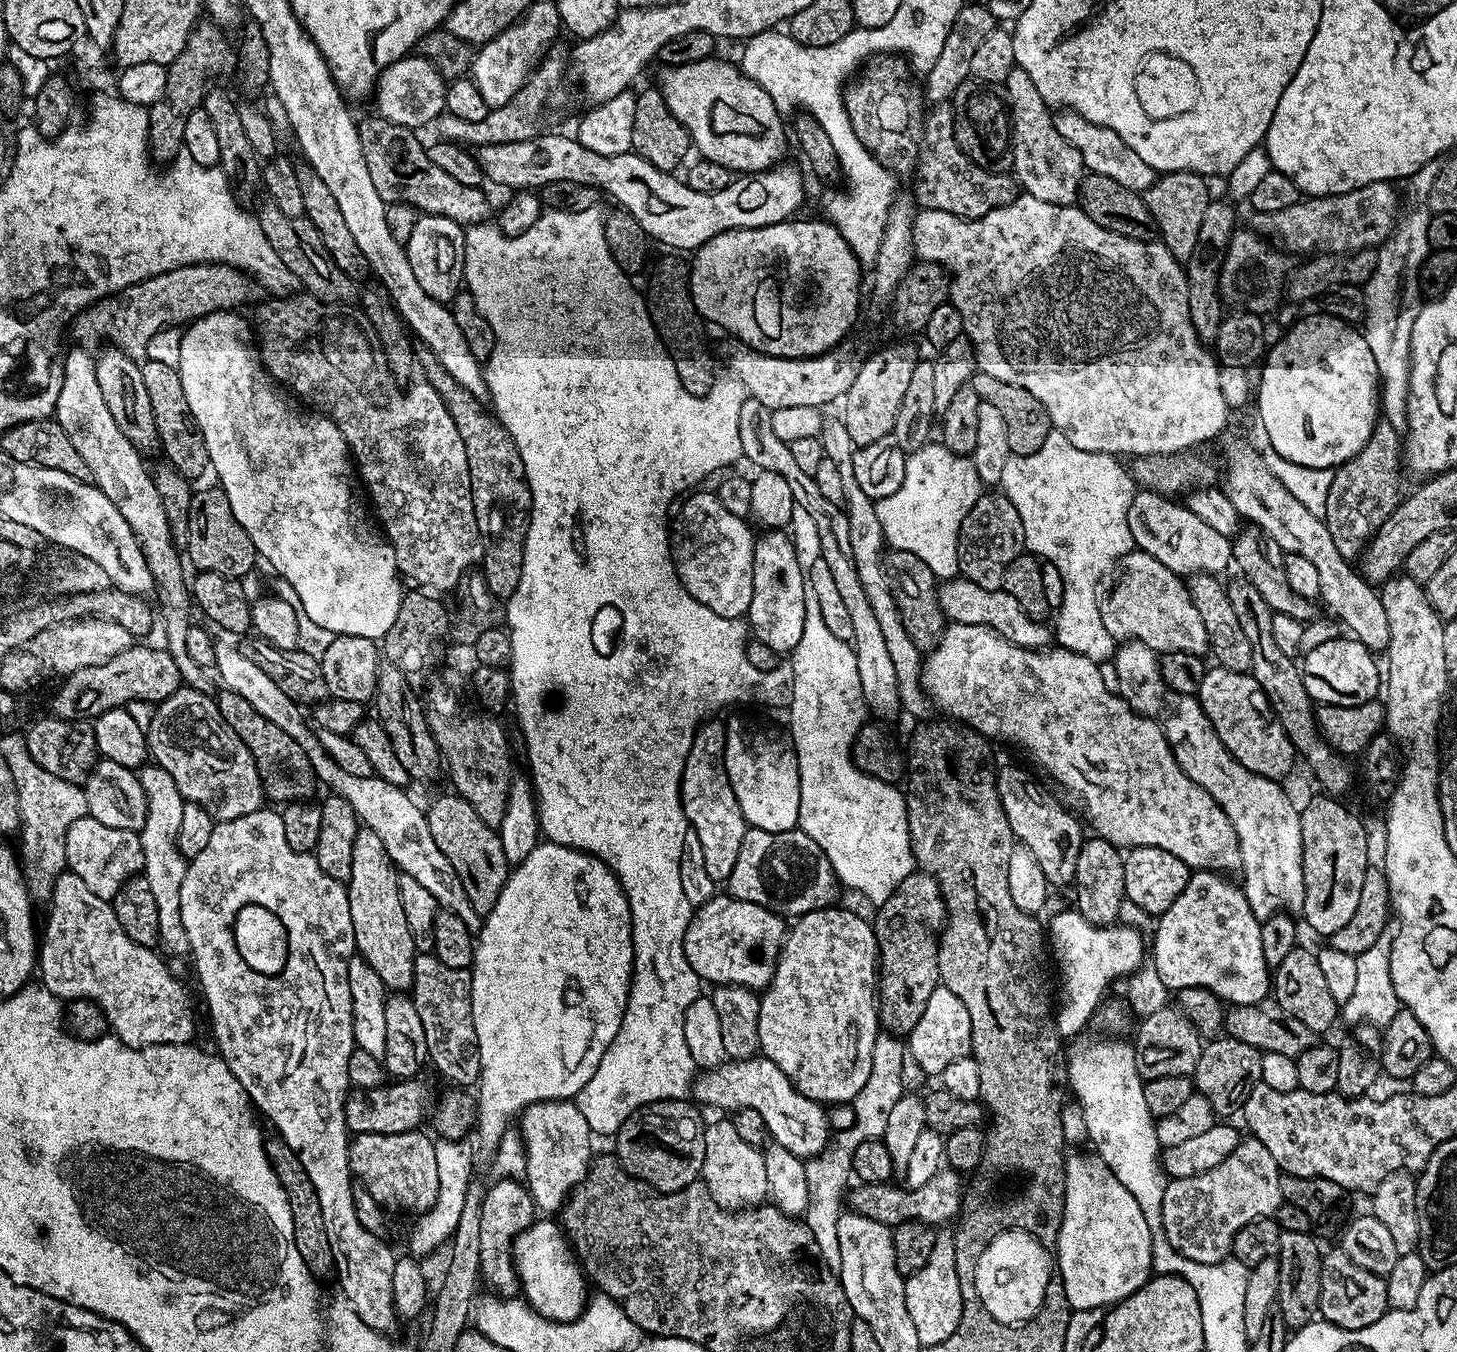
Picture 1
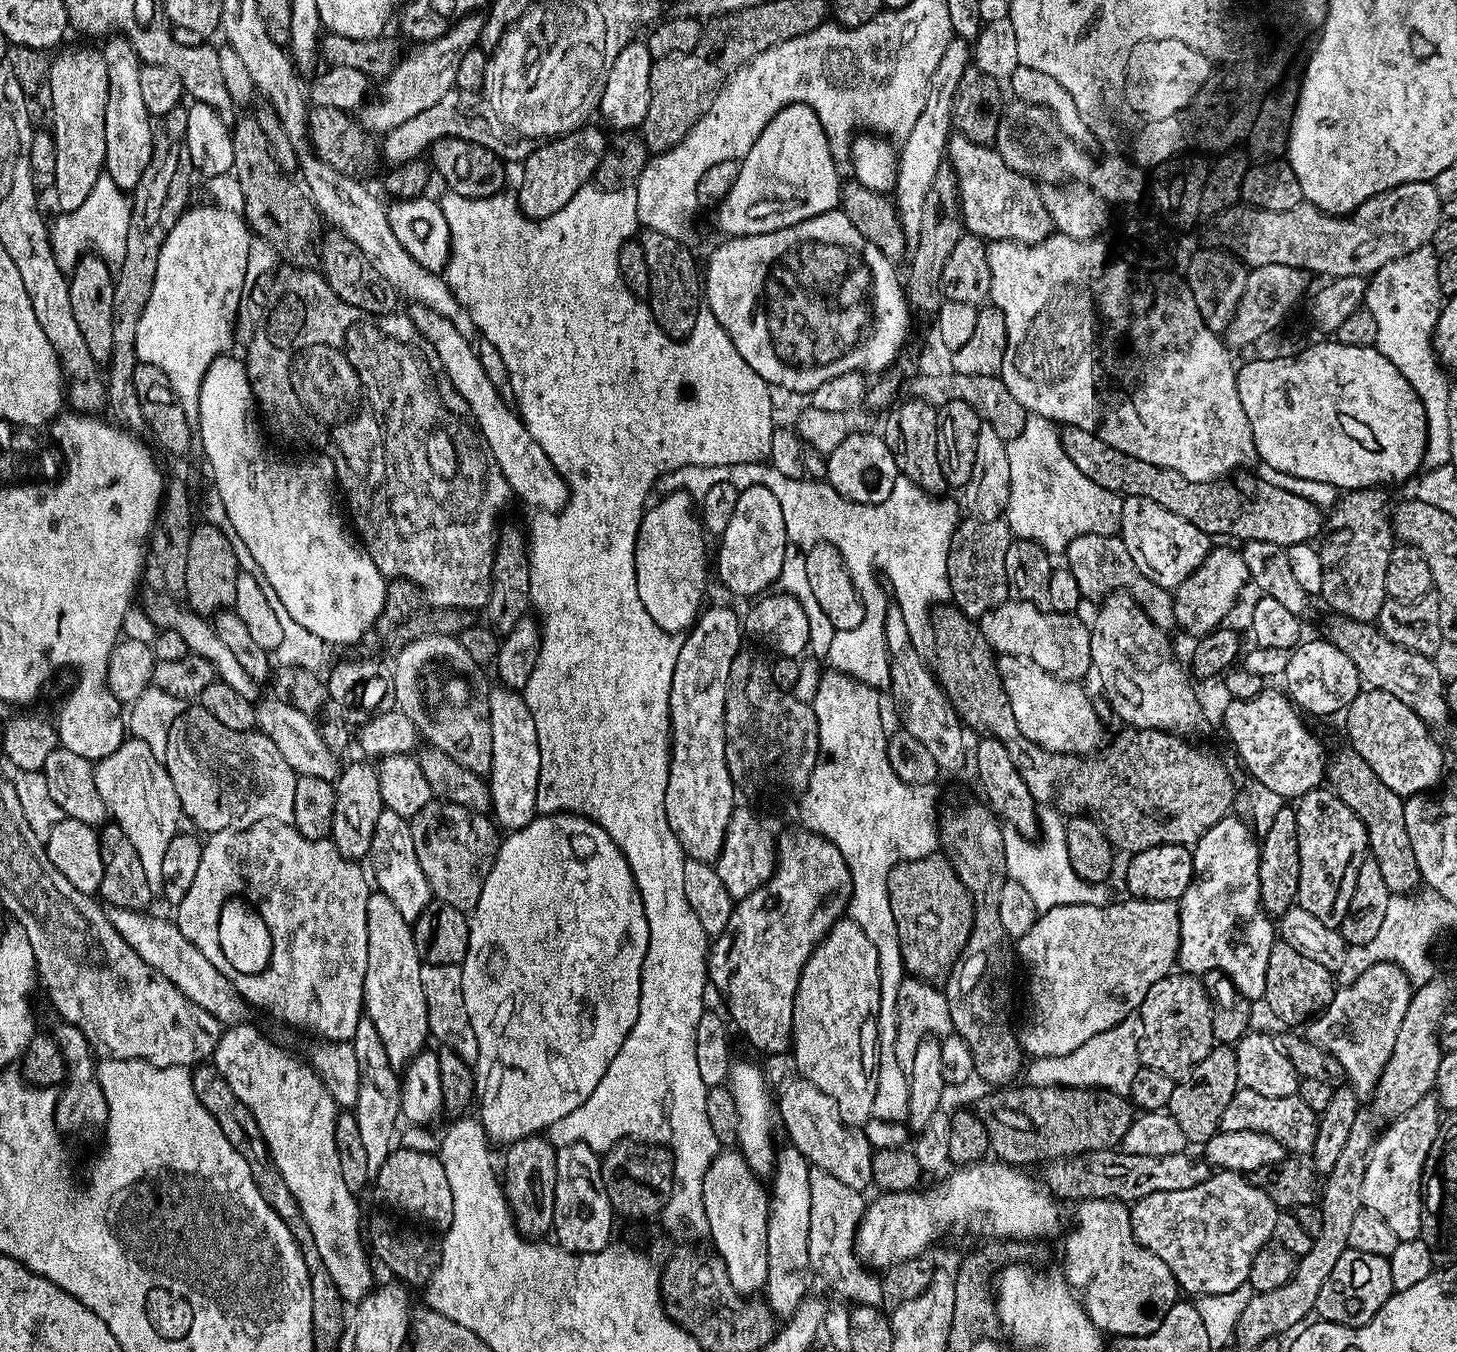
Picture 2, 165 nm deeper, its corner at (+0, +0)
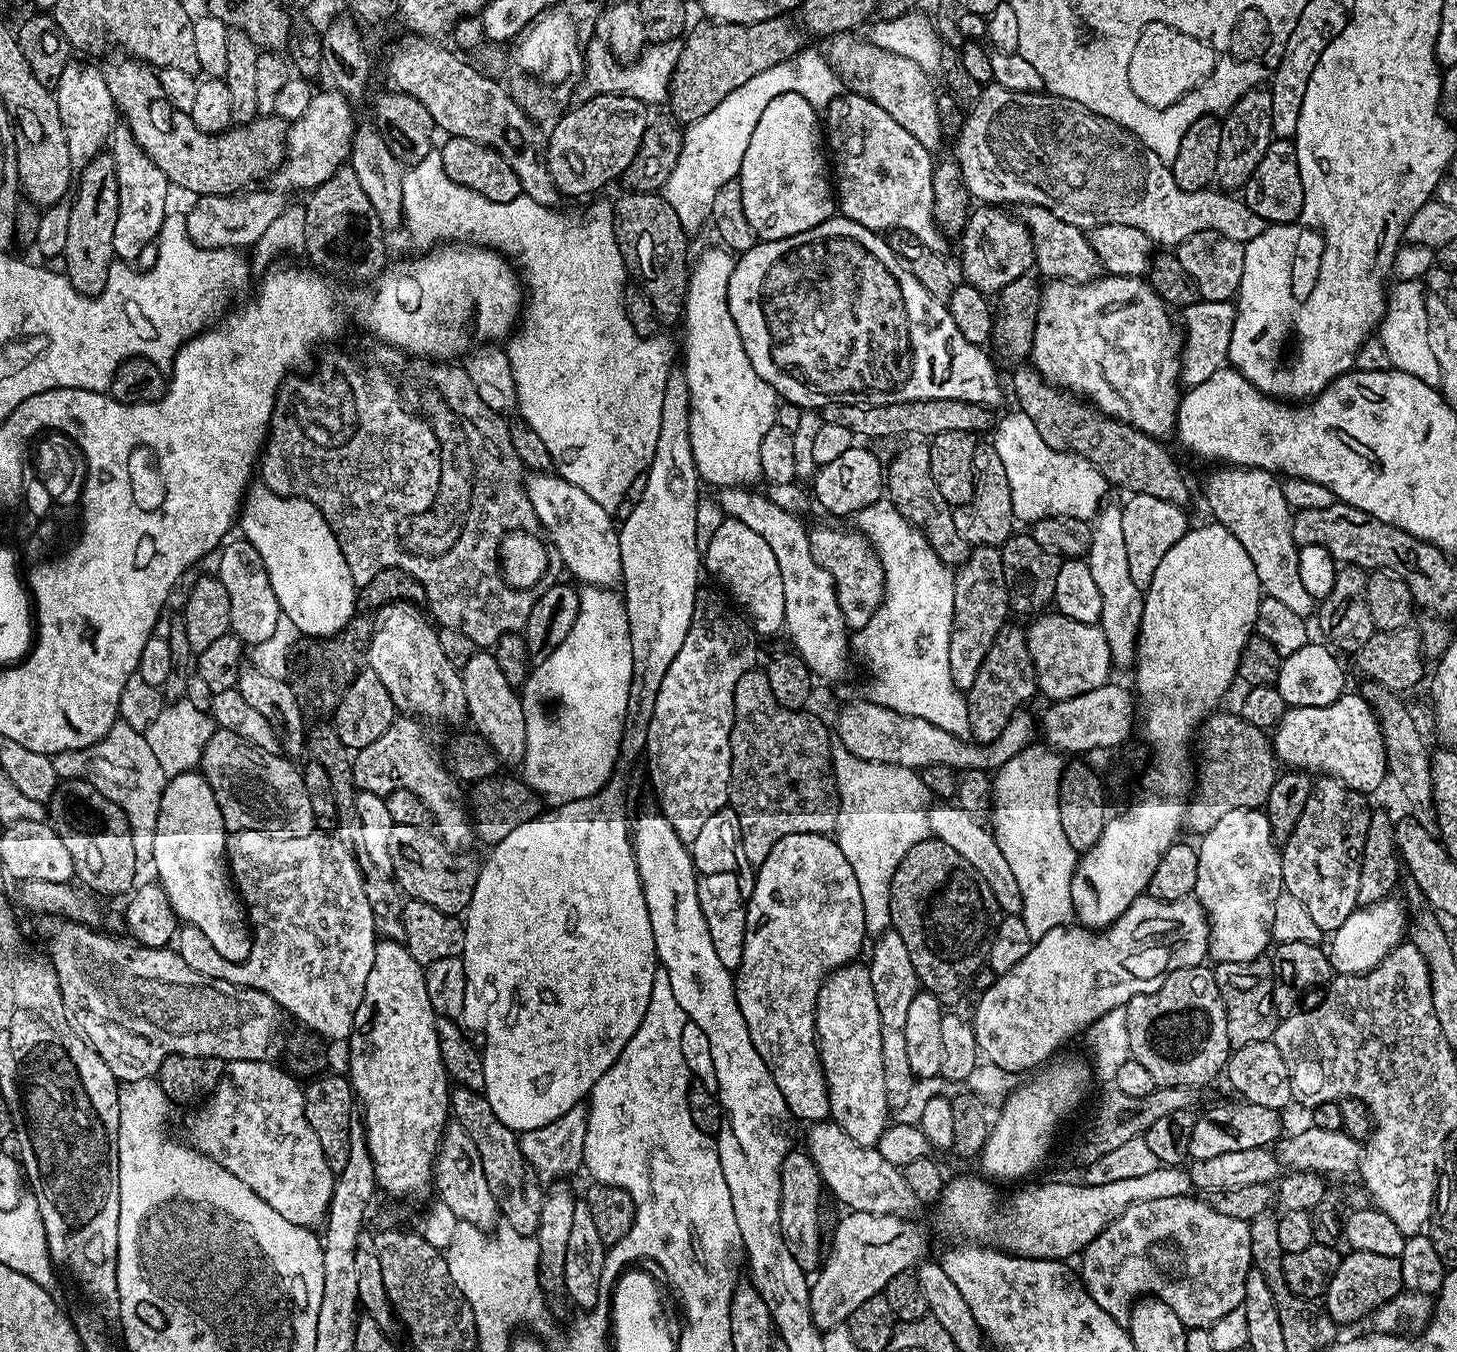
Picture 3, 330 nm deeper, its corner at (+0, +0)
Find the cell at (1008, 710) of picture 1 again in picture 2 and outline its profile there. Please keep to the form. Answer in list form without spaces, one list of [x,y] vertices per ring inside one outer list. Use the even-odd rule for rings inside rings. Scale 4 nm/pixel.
[[[1000,656],[998,663],[1018,730],[1022,730],[1030,742],[1051,752],[1073,752],[1075,756],[1095,753],[1101,747],[1104,728],[1083,683],[1069,682],[1051,672],[1043,672],[1018,656]]]

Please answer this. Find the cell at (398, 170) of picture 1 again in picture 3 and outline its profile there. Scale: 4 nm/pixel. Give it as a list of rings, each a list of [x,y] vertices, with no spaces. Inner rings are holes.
[[[131,58],[120,59],[124,60],[103,69],[117,113],[122,120],[124,116],[123,123],[130,130],[130,134],[134,134],[138,146],[142,146],[142,150],[152,159],[154,166],[158,166],[158,170],[166,174],[169,184],[177,183],[178,186],[186,186],[196,197],[235,196],[243,193],[249,186],[255,185],[255,180],[260,180],[263,176],[264,179],[271,177],[272,173],[279,170],[284,163],[288,150],[289,121],[273,114],[260,116],[251,120],[249,124],[235,125],[224,132],[203,132],[198,130],[198,126],[194,126],[189,113],[170,106],[166,94],[162,94],[162,86],[158,82],[156,72],[149,65]]]

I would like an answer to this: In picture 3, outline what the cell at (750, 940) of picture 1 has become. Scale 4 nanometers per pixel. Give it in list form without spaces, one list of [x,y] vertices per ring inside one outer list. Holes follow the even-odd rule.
[[[807,832],[806,834],[786,834],[766,854],[766,862],[758,865],[758,871],[751,885],[750,895],[746,900],[746,938],[742,950],[742,962],[735,969],[734,979],[736,981],[736,997],[738,1006],[742,1010],[742,1018],[746,1018],[746,1030],[750,1030],[750,1039],[754,1041],[754,1050],[762,1054],[762,1062],[774,1074],[774,1082],[778,1082],[778,1090],[782,1090],[782,1098],[786,1098],[786,1106],[797,1121],[819,1122],[829,1119],[832,1107],[828,1101],[828,1084],[824,1081],[824,1067],[820,1061],[820,1050],[816,1038],[816,999],[820,993],[820,987],[825,980],[844,965],[853,963],[864,944],[866,933],[864,930],[864,911],[862,910],[862,890],[858,890],[858,878],[854,878],[854,866],[846,862],[846,854],[836,845],[831,835],[823,832]]]

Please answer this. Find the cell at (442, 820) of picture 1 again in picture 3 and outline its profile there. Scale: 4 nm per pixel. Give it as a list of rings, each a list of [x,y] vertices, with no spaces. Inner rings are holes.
[[[393,824],[392,858],[394,872],[397,872],[395,875],[398,877],[398,887],[407,899],[426,902],[426,906],[434,906],[434,910],[442,910],[442,914],[460,916],[467,913],[470,902],[474,898],[474,886],[480,877],[480,864],[472,854],[452,852],[440,841],[439,836],[424,828]]]

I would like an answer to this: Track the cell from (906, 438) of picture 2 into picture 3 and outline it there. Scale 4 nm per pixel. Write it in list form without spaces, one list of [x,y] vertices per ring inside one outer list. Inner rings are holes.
[[[908,442],[886,468],[887,499],[927,538],[930,546],[938,554],[938,558],[949,566],[959,566],[966,562],[970,545],[958,534],[958,526],[954,526],[952,508],[942,498],[938,486],[934,482],[934,474],[930,474],[930,450],[927,443]]]

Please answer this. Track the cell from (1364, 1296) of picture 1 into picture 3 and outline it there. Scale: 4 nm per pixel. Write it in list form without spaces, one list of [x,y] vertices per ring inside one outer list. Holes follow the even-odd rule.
[[[1349,1251],[1347,1255],[1341,1259],[1338,1270],[1334,1270],[1328,1283],[1328,1291],[1322,1297],[1326,1313],[1340,1326],[1352,1324],[1363,1316],[1371,1317],[1377,1308],[1389,1304],[1404,1288],[1402,1266],[1397,1257],[1353,1251]]]

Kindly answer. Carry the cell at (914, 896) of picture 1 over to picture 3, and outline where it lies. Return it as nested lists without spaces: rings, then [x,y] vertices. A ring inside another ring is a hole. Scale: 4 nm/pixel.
[[[935,838],[918,842],[918,846],[913,846],[910,849],[910,854],[906,854],[906,858],[902,858],[902,862],[894,870],[894,878],[890,882],[890,918],[892,919],[892,928],[900,935],[902,942],[906,942],[906,950],[910,950],[910,962],[914,962],[914,970],[918,974],[923,991],[937,996],[940,999],[940,1003],[945,1006],[956,1006],[956,1003],[963,998],[964,991],[968,988],[968,983],[975,978],[976,971],[980,967],[982,969],[985,967],[994,931],[992,915],[997,915],[997,912],[996,899],[986,882],[986,878],[982,878],[982,874],[978,874],[978,870],[974,870],[974,866],[970,866],[970,862],[966,862],[966,858],[962,858],[962,854],[958,854],[958,850],[954,850],[954,846],[946,846],[946,842]]]

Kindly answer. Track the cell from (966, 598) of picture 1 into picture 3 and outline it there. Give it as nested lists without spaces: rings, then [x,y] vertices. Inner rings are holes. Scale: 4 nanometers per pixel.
[[[1040,614],[1035,617],[1032,625],[1026,628],[1026,643],[1028,652],[1032,656],[1032,665],[1036,671],[1036,686],[1039,695],[1049,696],[1049,701],[1074,698],[1076,695],[1085,694],[1086,691],[1097,690],[1109,683],[1108,671],[1113,671],[1112,655],[1103,630],[1094,624],[1074,622],[1074,618],[1066,618],[1059,614]]]

